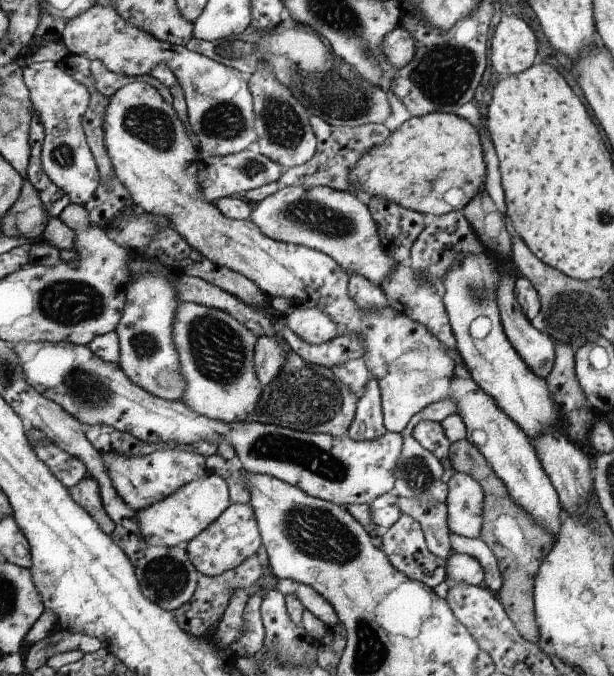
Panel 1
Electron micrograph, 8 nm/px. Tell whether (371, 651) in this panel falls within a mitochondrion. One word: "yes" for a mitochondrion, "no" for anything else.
yes

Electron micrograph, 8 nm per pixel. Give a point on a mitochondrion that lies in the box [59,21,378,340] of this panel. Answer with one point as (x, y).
(328, 88)

